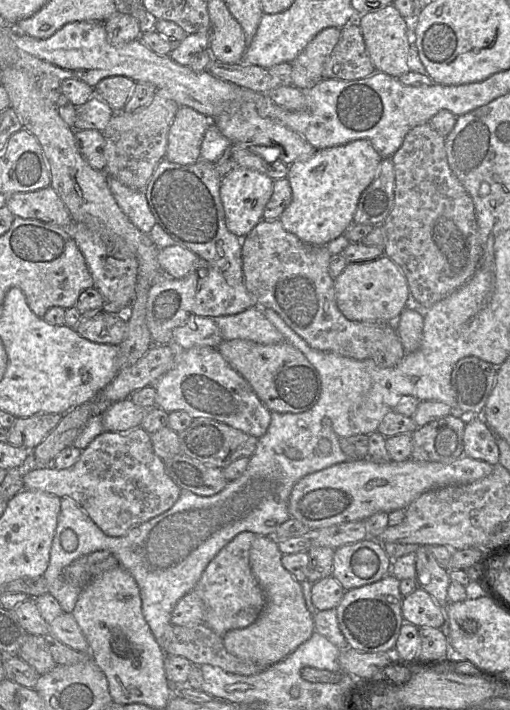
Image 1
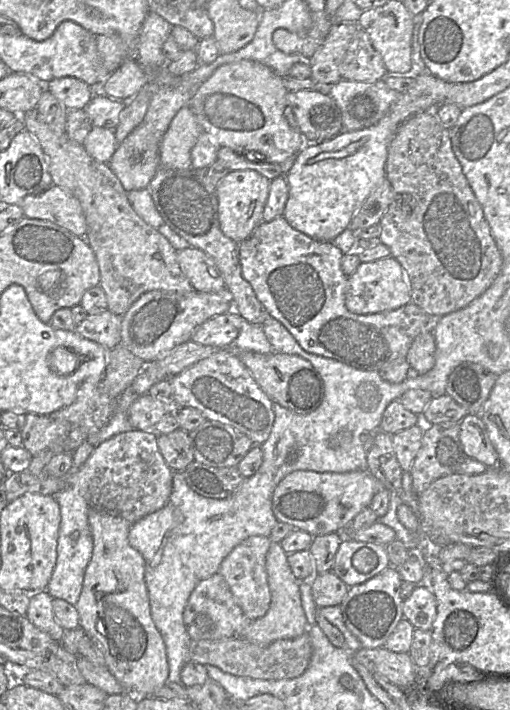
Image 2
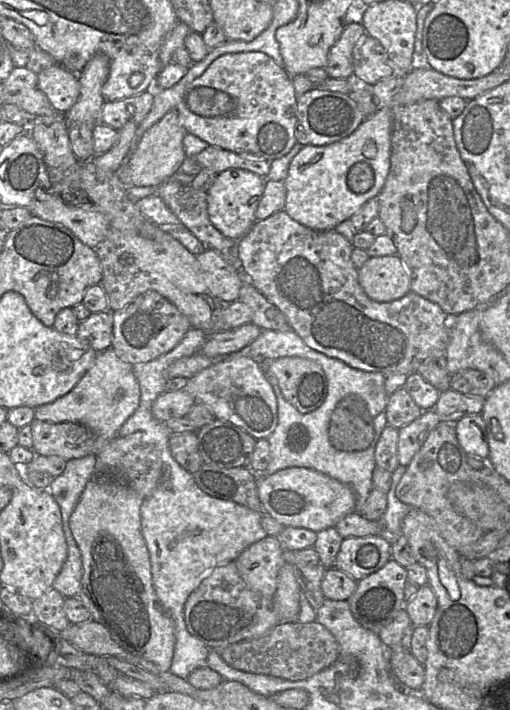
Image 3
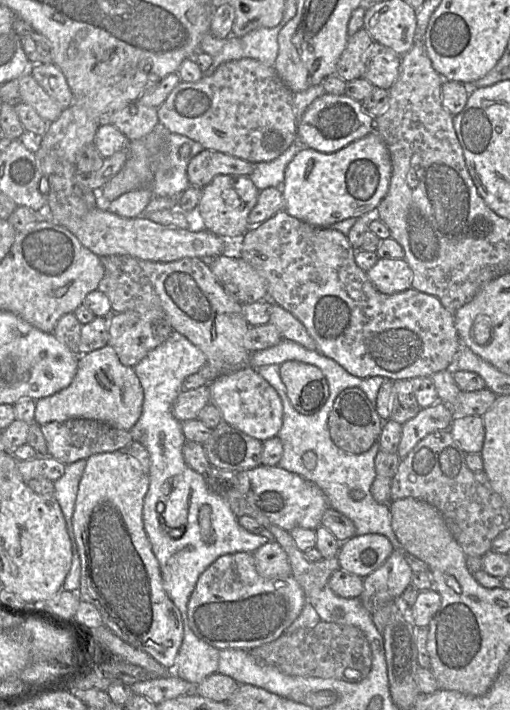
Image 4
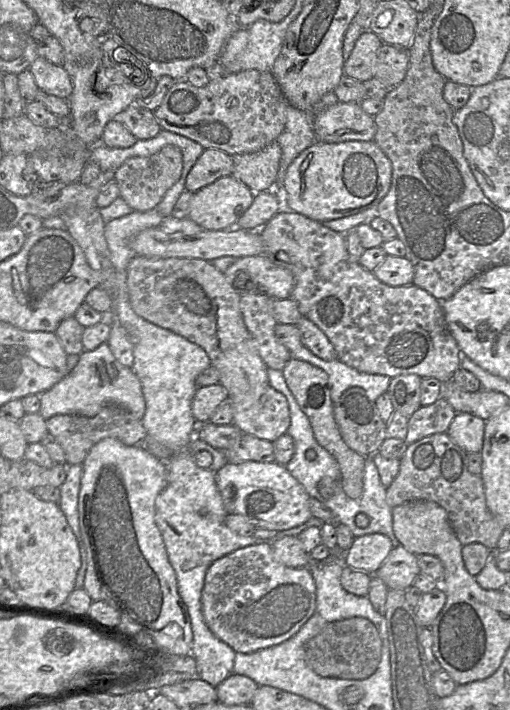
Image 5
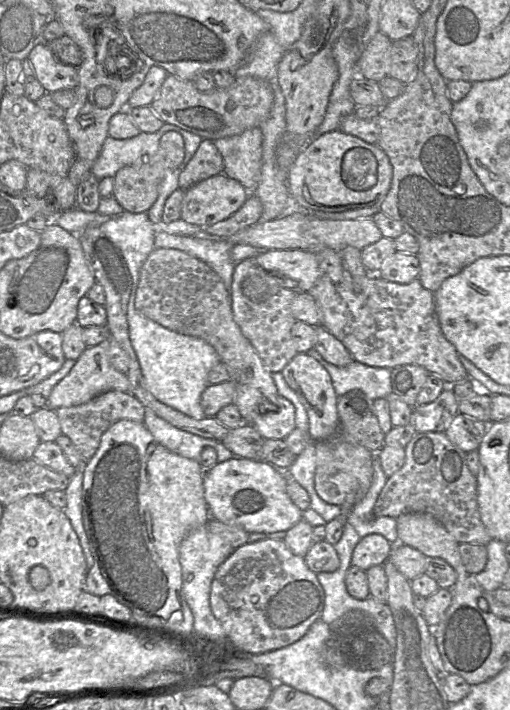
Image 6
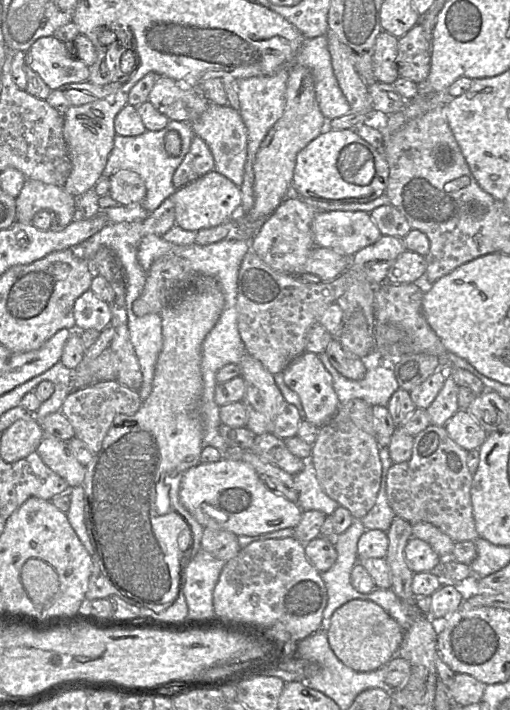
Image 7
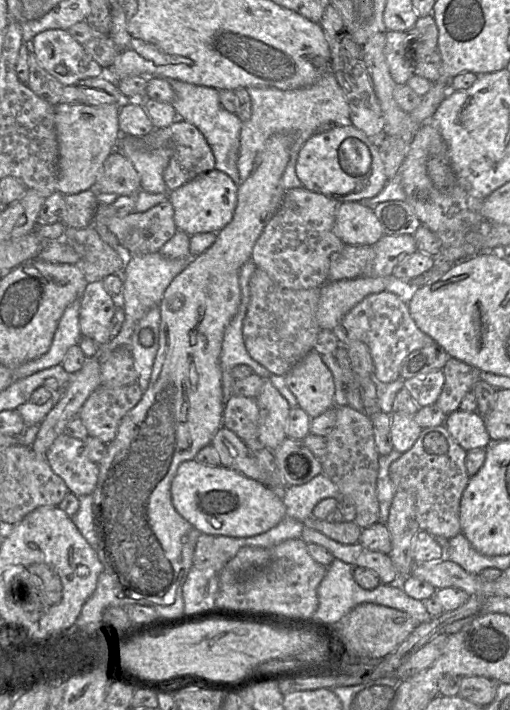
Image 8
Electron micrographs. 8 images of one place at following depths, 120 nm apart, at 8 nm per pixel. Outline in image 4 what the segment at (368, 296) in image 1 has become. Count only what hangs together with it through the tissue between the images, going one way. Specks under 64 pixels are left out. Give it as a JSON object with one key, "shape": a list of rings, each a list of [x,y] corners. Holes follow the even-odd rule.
{"shape":[[[378,259],[366,273],[373,286],[383,294],[402,292],[412,285],[412,270],[405,259]]]}

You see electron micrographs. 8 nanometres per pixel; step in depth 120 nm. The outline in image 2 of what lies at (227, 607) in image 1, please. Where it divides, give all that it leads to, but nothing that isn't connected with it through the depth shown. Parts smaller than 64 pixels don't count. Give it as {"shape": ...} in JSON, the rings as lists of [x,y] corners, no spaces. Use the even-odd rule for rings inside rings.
{"shape":[[[266,536],[248,537],[223,559],[218,570],[226,580],[236,603],[251,620],[264,616],[270,607],[271,594],[265,564],[271,542],[272,540]]]}

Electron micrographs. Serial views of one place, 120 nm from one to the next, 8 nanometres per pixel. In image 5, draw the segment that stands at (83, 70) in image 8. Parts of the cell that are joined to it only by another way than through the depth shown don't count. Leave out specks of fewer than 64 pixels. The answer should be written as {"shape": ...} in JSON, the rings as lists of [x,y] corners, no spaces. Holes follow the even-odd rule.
{"shape":[[[37,57],[29,70],[34,76],[37,86],[46,94],[69,100],[73,92],[73,84],[68,72],[62,65]]]}

